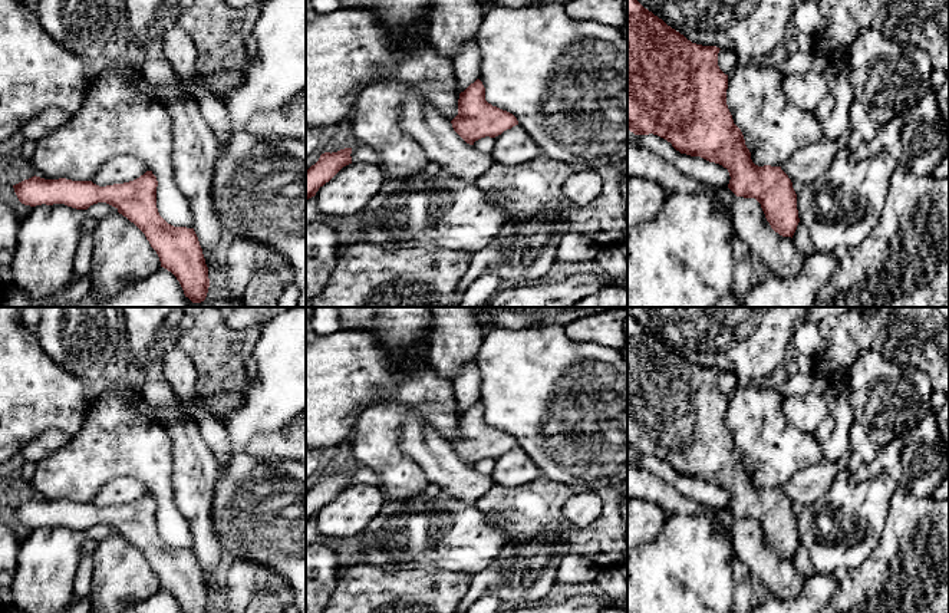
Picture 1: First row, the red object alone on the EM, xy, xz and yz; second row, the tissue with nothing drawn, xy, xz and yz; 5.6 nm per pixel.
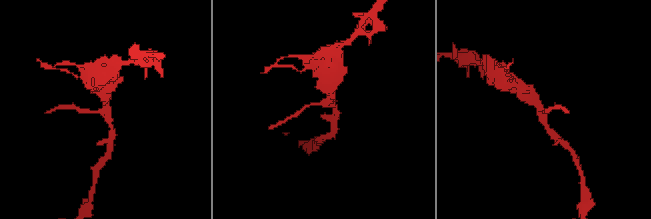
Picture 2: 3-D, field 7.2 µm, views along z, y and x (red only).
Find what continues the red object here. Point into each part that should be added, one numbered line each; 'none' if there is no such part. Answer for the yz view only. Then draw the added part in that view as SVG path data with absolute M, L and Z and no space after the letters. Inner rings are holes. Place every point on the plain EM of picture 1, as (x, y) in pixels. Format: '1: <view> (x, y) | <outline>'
none

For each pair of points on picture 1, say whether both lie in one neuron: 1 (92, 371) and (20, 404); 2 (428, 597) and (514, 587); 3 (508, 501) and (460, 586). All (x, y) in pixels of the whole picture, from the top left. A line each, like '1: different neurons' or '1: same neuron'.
1: different neurons
2: different neurons
3: different neurons

